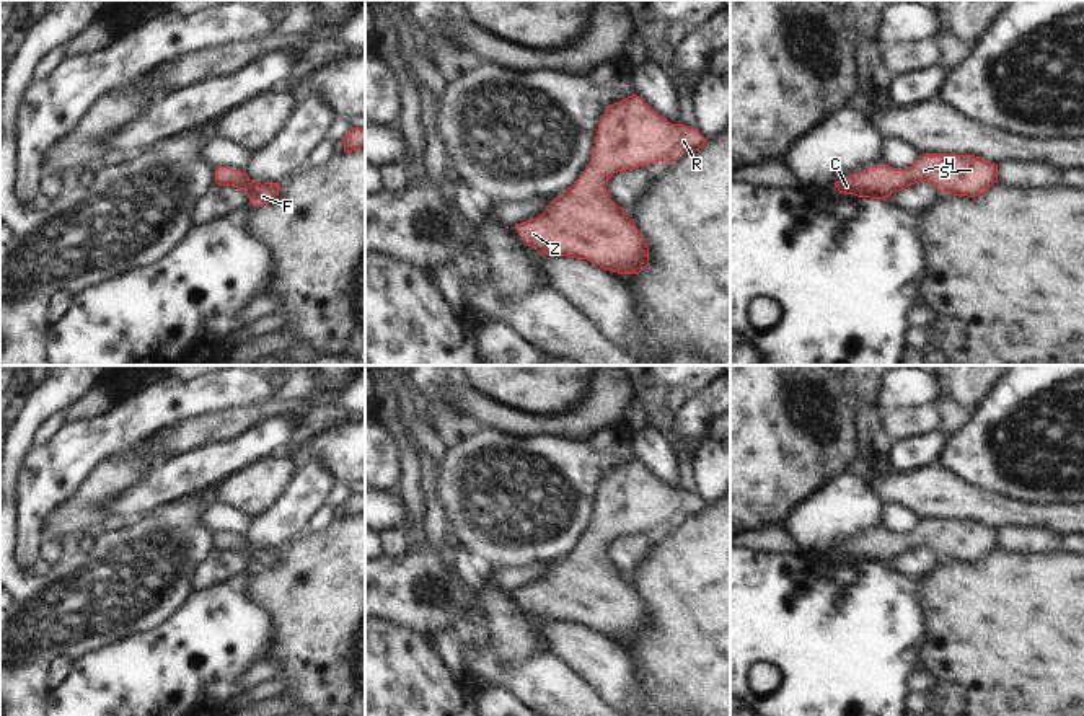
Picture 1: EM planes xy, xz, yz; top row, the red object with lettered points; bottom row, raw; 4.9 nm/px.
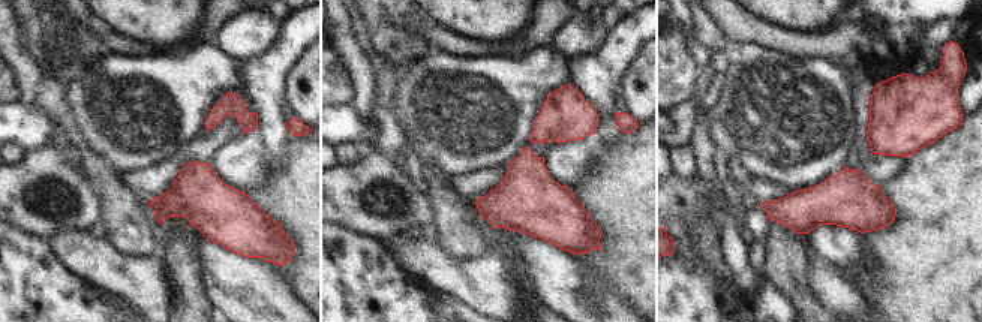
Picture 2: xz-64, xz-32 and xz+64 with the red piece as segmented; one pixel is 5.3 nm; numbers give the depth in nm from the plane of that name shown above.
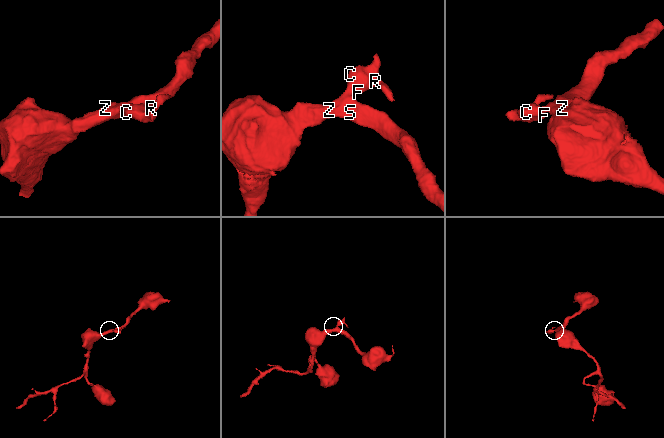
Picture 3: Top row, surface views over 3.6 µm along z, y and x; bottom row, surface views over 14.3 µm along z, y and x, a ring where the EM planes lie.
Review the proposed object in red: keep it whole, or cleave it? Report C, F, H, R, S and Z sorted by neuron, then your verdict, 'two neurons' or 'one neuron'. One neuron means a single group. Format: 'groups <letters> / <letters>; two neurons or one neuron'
groups C F H R S Z; one neuron

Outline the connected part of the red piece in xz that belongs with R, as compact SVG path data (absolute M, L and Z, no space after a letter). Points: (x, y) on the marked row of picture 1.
M628 96L606 108L585 173L556 197L540 217L517 223L517 233L541 254L571 256L587 259L611 272L639 274L649 264L649 248L636 223L624 215L623 207L608 197L608 179L618 171L655 161L673 161L681 153L699 150L706 140L694 127L672 124L639 96Z

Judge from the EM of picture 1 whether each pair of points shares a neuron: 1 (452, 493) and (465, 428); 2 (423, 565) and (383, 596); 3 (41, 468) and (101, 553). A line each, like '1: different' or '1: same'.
1: different
2: same
3: different

